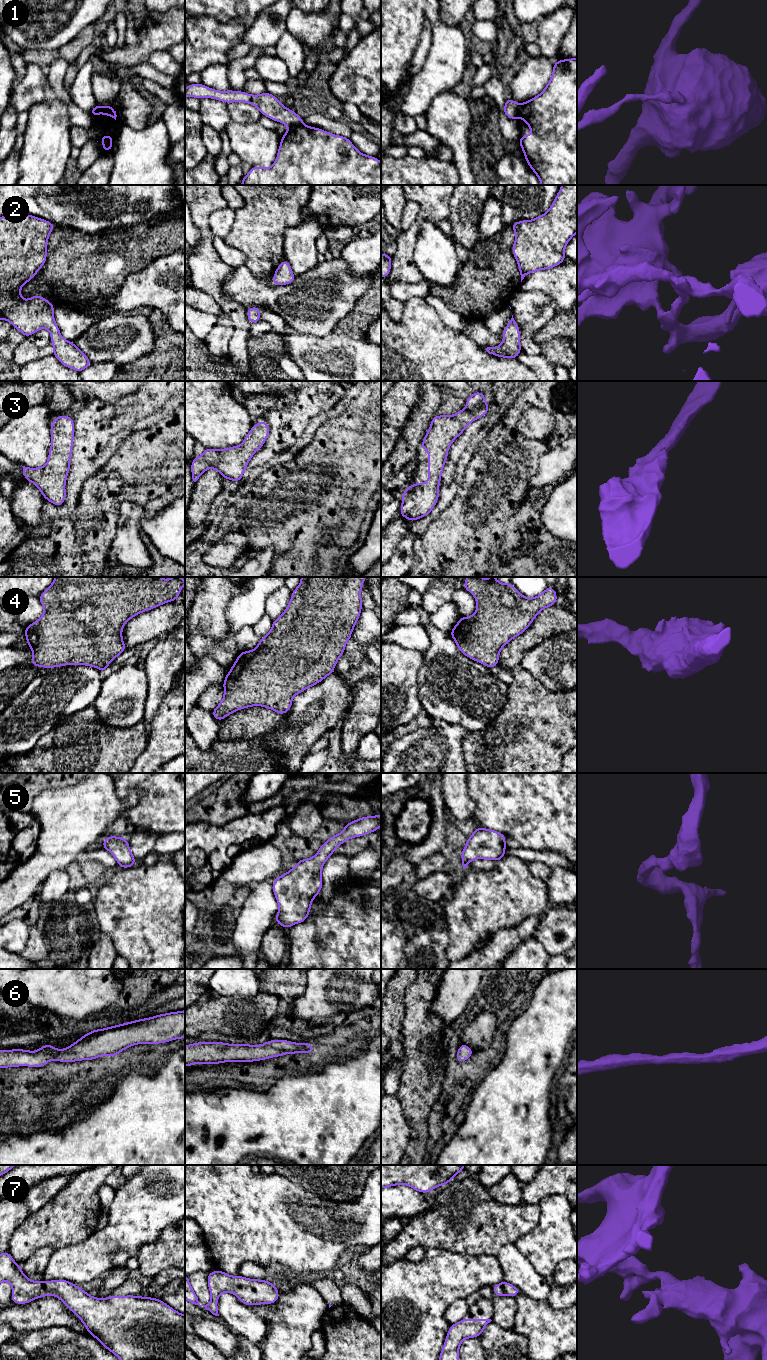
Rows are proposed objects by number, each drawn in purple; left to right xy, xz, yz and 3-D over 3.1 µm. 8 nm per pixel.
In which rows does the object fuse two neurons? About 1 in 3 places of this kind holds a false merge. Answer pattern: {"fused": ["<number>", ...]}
{"fused": ["1"]}

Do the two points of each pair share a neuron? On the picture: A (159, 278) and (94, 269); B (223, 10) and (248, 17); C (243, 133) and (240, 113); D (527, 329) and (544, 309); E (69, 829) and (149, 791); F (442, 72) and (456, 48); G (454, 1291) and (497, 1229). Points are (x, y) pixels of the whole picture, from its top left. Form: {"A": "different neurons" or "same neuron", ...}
{"A": "different neurons", "B": "same neuron", "C": "different neurons", "D": "same neuron", "E": "different neurons", "F": "same neuron", "G": "different neurons"}

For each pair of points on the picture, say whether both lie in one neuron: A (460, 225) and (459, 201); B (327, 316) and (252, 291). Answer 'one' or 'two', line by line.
A: one
B: one

